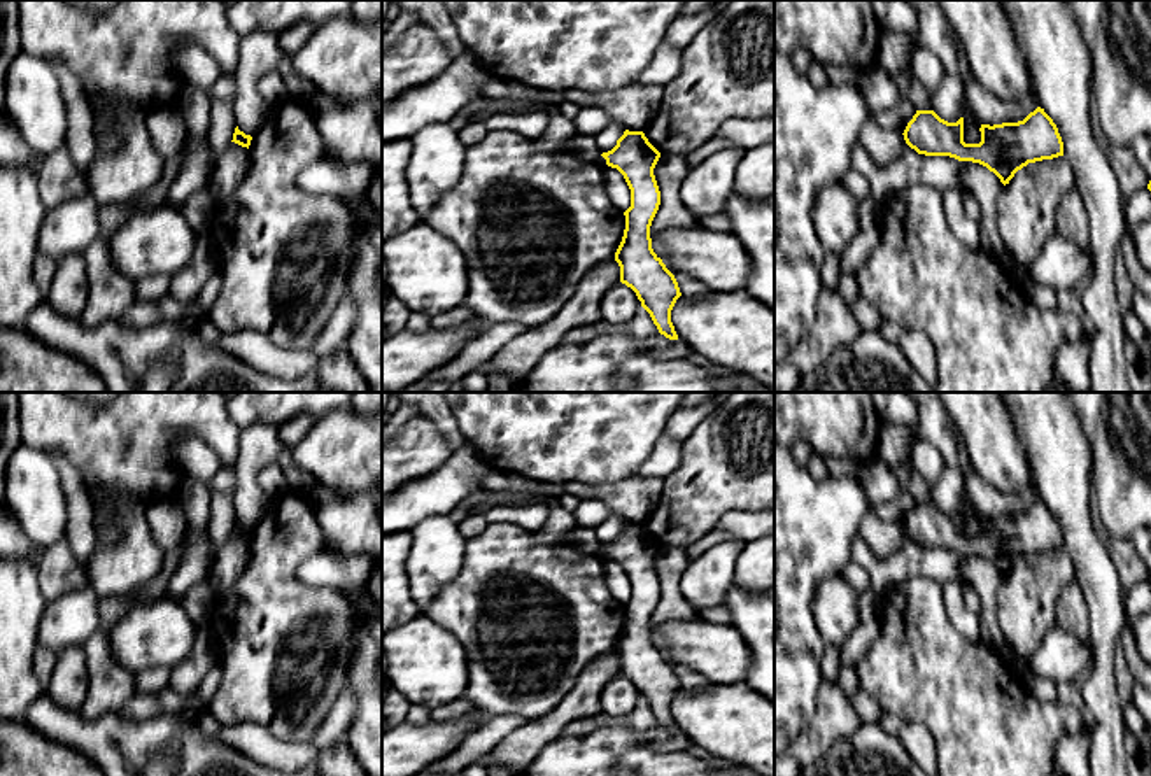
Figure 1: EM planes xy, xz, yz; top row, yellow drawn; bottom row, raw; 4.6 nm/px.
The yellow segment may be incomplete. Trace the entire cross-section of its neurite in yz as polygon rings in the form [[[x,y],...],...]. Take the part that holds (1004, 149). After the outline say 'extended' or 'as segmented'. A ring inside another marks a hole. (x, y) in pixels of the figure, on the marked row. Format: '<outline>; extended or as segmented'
[[[1041,107],[1023,121],[981,124],[979,131],[979,144],[965,144],[964,117],[948,123],[934,110],[916,110],[902,135],[918,154],[979,163],[993,172],[1004,186],[1028,163],[1063,156],[1058,128]]]; as segmented

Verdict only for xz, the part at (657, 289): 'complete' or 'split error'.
complete

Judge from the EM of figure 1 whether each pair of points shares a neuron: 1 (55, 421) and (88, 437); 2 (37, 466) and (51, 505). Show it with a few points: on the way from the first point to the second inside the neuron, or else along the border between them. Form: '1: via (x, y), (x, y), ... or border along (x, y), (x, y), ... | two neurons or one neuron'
1: via (63, 424), (79, 431) | one neuron
2: via (37, 475), (37, 491), (42, 496) | one neuron

